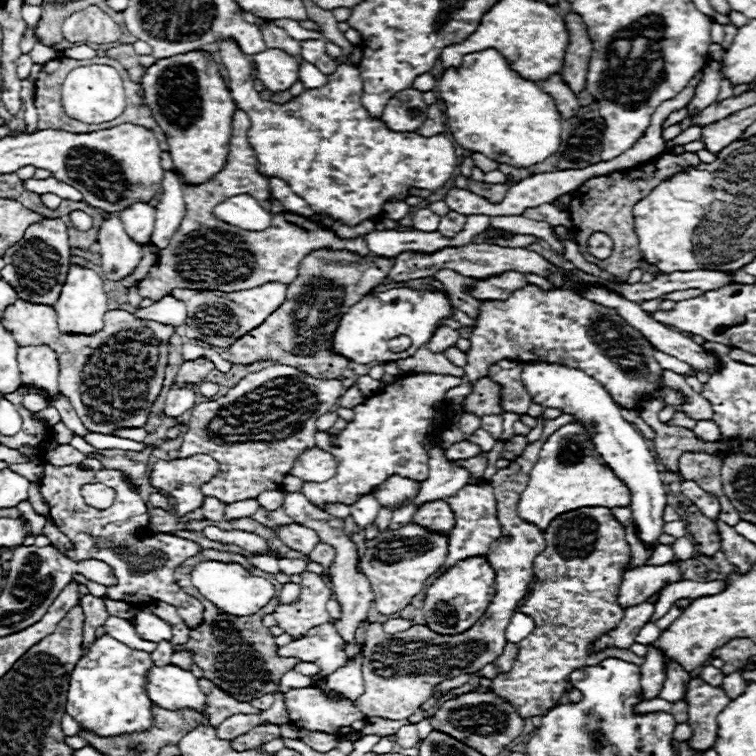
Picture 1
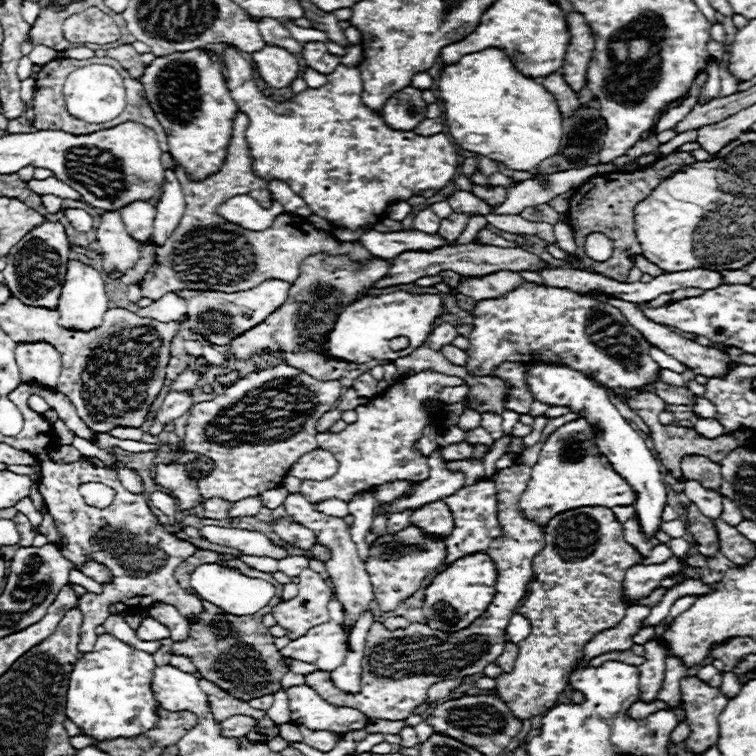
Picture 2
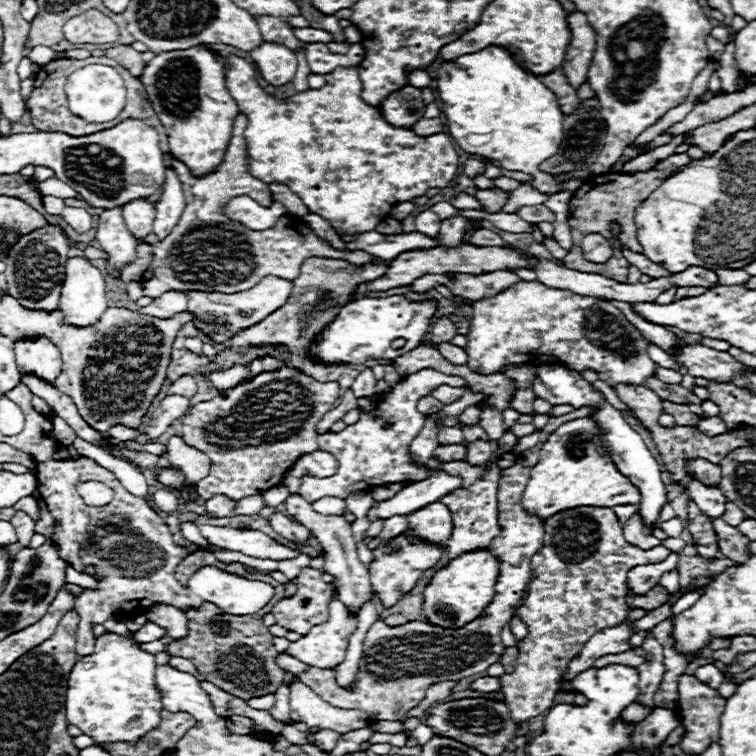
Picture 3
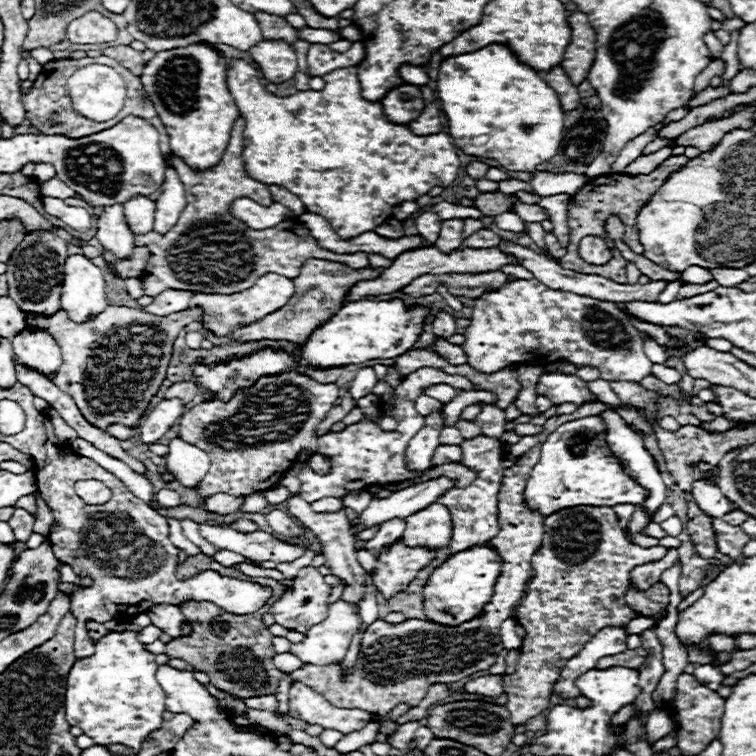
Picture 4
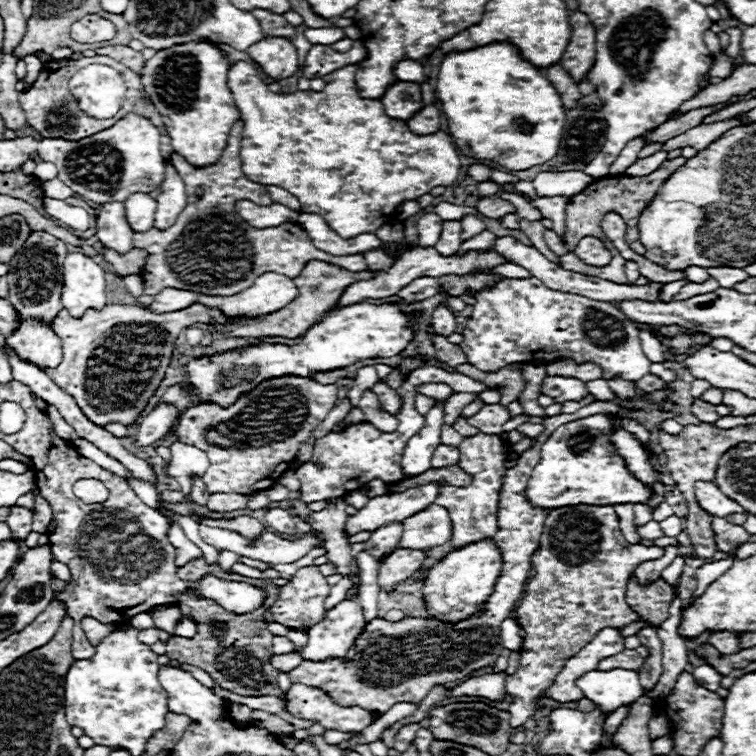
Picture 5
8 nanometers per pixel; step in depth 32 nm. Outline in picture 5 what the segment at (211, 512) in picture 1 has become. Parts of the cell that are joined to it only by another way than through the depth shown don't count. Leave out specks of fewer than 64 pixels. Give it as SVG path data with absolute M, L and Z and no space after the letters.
M212 494L206 506L216 512L230 512L230 510L240 510L246 508L248 496L241 494Z

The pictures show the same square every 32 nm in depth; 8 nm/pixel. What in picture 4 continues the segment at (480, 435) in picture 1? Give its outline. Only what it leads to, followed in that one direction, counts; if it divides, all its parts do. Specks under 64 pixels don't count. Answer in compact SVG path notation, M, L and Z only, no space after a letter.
M458 420L458 422L456 422L456 426L458 426L458 430L462 432L462 436L464 436L466 440L470 440L470 438L474 438L474 436L480 436L480 434L482 434L480 426L476 426L476 424L466 424L464 420Z

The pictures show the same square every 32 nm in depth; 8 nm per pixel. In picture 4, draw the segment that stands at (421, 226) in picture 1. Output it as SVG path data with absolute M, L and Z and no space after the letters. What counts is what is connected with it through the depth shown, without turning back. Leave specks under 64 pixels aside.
M422 212L422 214L416 218L416 228L418 228L420 236L424 236L426 240L430 240L432 244L438 240L440 224L442 224L442 220L440 220L438 214L434 214L434 212Z

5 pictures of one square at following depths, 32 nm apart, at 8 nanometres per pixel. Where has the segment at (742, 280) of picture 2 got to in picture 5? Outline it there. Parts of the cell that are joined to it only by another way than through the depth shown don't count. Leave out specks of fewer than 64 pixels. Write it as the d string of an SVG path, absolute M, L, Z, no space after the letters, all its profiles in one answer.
M716 266L716 268L708 268L710 276L718 280L720 286L732 288L734 284L742 282L748 278L748 274L744 272L744 268L728 268L728 266Z

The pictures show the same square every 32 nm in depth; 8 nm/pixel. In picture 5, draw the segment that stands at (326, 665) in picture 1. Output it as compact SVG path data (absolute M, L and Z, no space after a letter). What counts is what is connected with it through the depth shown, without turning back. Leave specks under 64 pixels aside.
M344 600L328 612L328 620L322 620L322 624L310 628L308 644L294 646L294 652L298 652L302 660L312 662L344 658L354 638L362 632L364 624L366 622L362 618L360 604L354 600Z

